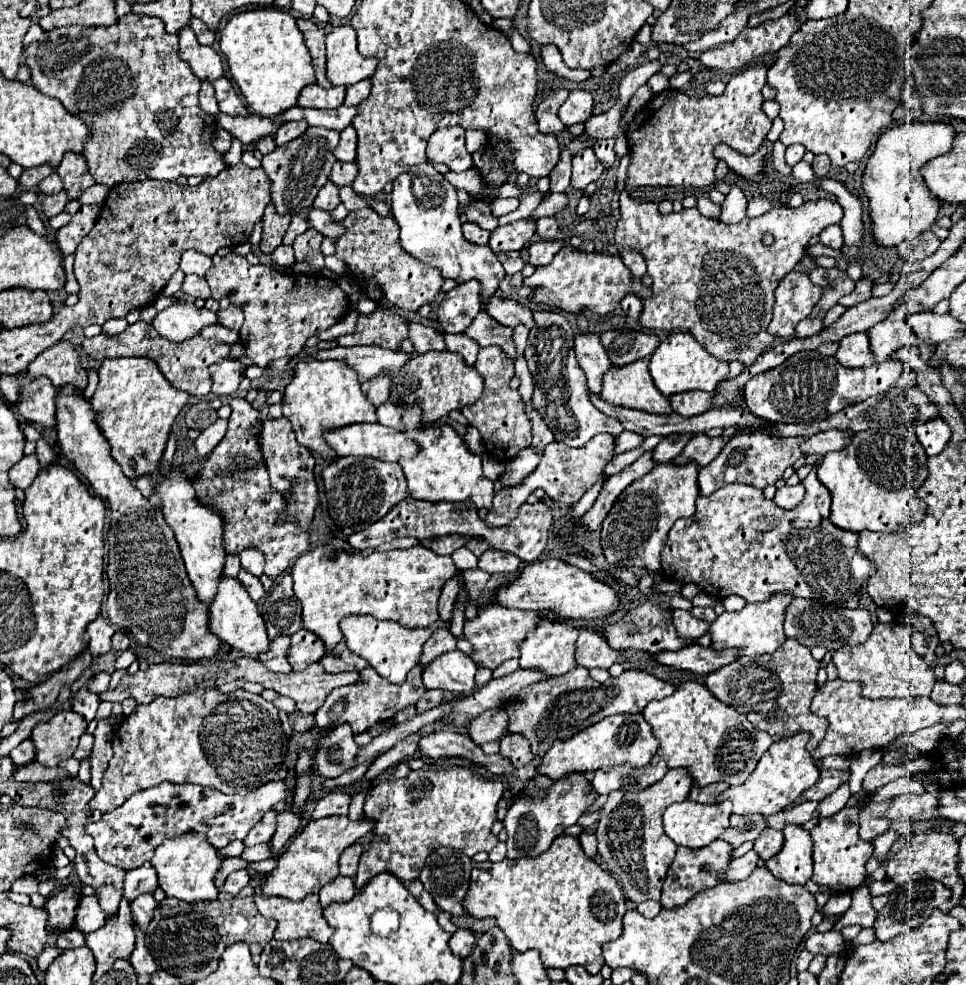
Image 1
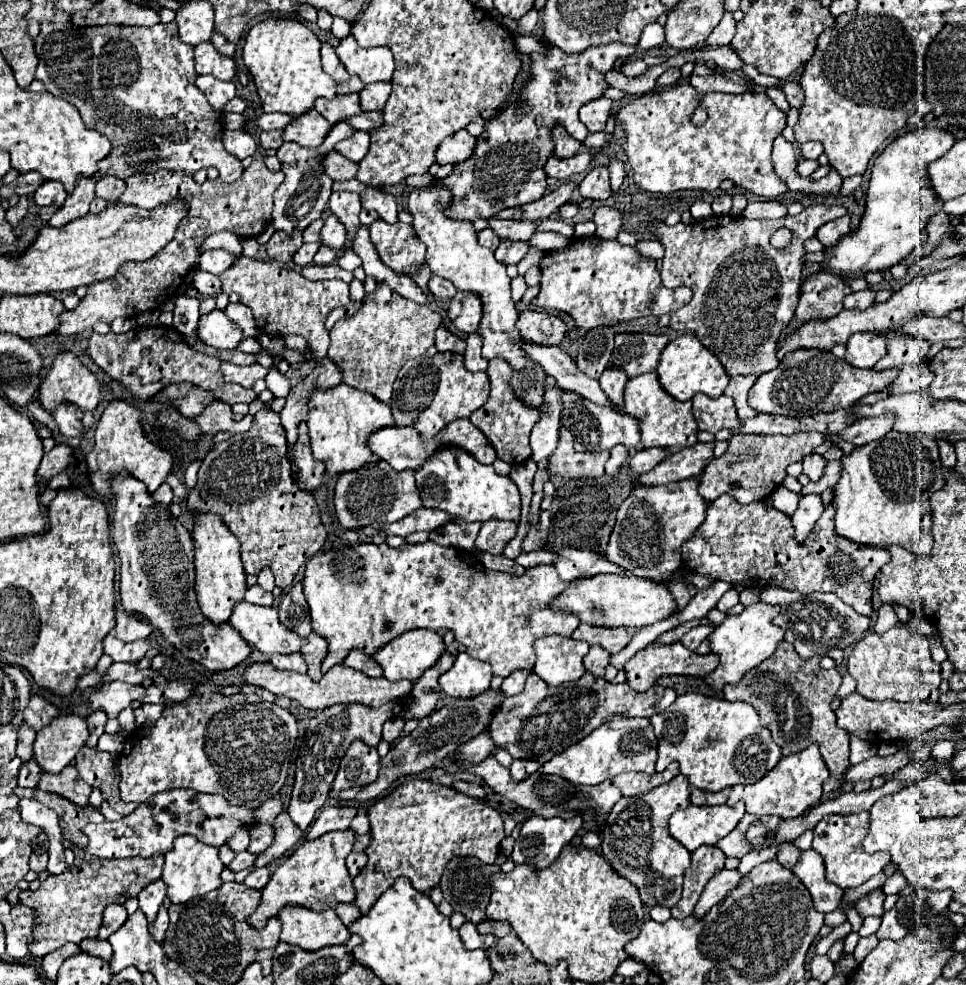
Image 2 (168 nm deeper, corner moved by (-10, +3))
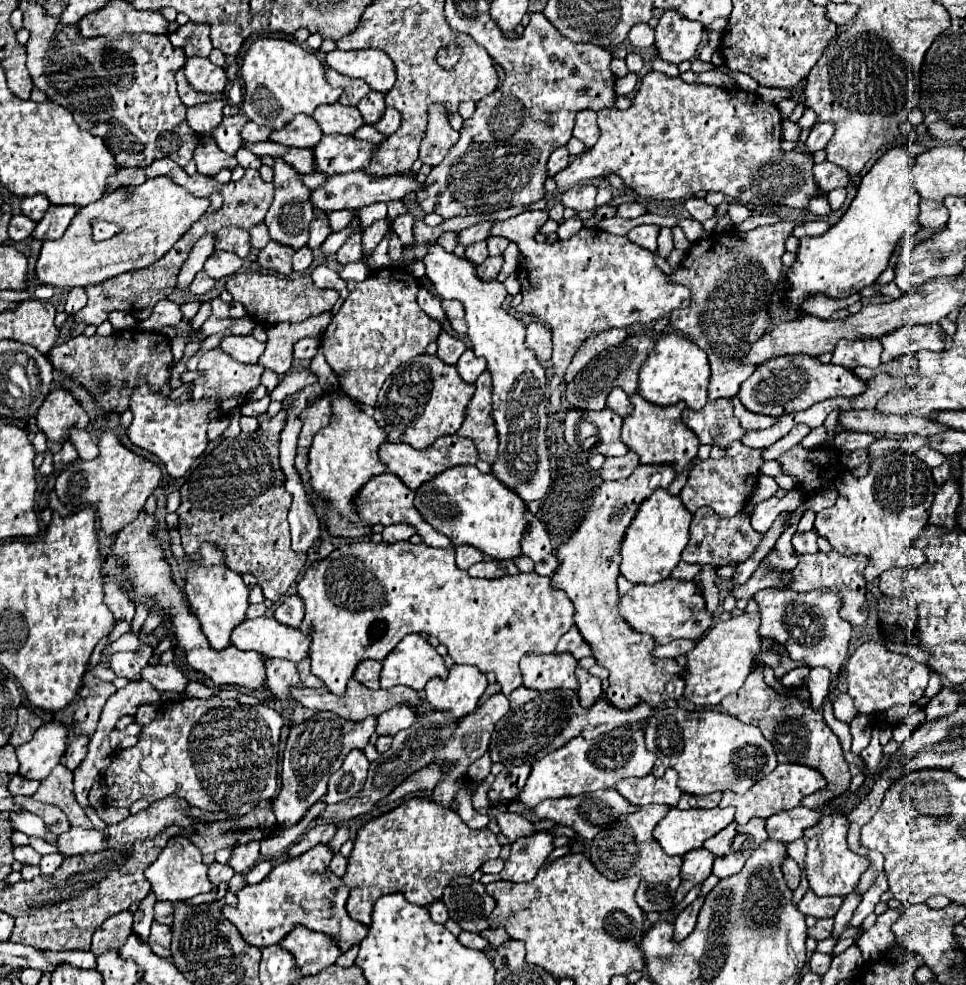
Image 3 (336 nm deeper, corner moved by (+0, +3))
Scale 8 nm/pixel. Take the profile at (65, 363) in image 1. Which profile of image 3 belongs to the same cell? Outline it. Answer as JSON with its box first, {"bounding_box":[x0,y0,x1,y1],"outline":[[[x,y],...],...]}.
{"bounding_box":[36,385,88,441],"outline":[[[56,385],[36,413],[36,425],[44,431],[50,441],[64,441],[66,427],[88,425],[88,415],[70,391]]]}

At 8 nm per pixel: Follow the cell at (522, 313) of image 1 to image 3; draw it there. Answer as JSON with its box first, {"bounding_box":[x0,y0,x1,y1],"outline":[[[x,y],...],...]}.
{"bounding_box":[526,323,552,361],"outline":[[[526,323],[526,347],[534,351],[538,361],[548,361],[552,355],[552,333],[542,323]]]}

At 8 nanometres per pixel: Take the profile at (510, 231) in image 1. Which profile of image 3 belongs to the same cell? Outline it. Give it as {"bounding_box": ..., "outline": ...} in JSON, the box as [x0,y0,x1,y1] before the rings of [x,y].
{"bounding_box":[476,255,504,279],"outline":[[[502,255],[488,257],[488,259],[476,269],[476,273],[478,273],[478,277],[482,277],[482,279],[496,279],[496,275],[498,275],[500,269],[502,269],[502,263],[504,263],[504,257],[502,257]]]}

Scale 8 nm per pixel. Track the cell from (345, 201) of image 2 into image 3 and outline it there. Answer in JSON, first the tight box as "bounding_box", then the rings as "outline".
{"bounding_box":[336,217,362,265],"outline":[[[352,217],[350,221],[350,227],[352,227],[352,233],[350,237],[346,239],[346,243],[338,249],[336,257],[342,265],[346,263],[354,263],[354,261],[360,261],[362,259],[362,247],[360,247],[360,229],[358,229],[358,217]]]}

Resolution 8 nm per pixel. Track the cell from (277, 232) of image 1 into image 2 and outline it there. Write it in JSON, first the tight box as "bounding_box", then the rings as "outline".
{"bounding_box":[266,231,304,263],"outline":[[[276,231],[274,237],[266,243],[266,253],[270,259],[274,261],[280,261],[280,263],[290,263],[294,253],[300,249],[300,245],[304,245],[304,239],[302,239],[302,233],[296,233],[292,237],[288,237],[286,233],[280,233]]]}

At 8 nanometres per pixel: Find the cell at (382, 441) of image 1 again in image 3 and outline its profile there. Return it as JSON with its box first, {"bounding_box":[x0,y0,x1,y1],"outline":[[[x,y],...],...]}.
{"bounding_box":[378,433,480,489],"outline":[[[458,433],[446,435],[446,437],[438,437],[438,441],[434,441],[426,449],[414,449],[414,447],[410,447],[406,443],[384,441],[380,445],[380,449],[378,449],[378,457],[388,467],[388,471],[398,475],[410,489],[418,489],[418,485],[422,485],[424,481],[428,481],[436,473],[442,473],[448,467],[454,467],[454,465],[476,465],[478,459],[480,459],[478,453],[476,453],[476,445],[470,439],[466,439],[466,437],[458,435]]]}

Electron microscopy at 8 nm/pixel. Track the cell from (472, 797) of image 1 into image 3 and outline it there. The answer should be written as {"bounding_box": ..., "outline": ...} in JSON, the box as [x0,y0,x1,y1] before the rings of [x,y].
{"bounding_box":[342,797,500,925],"outline":[[[426,797],[406,799],[392,811],[370,819],[358,829],[354,849],[348,857],[348,871],[342,877],[342,881],[350,889],[346,911],[352,919],[364,925],[370,925],[370,913],[372,913],[374,901],[380,895],[392,893],[392,891],[402,891],[410,903],[426,907],[432,901],[442,897],[442,889],[446,887],[450,877],[472,875],[482,863],[486,863],[488,859],[496,859],[498,853],[500,853],[500,843],[496,841],[496,835],[488,827],[470,829],[454,809],[442,807],[440,803],[432,799],[426,799]]]}

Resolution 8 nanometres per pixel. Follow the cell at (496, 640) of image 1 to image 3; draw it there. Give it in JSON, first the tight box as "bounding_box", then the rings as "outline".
{"bounding_box":[298,541,574,695],"outline":[[[358,541],[342,545],[326,559],[314,561],[304,571],[298,581],[298,595],[306,607],[300,631],[312,639],[312,673],[336,695],[344,693],[358,661],[382,661],[408,633],[438,637],[438,641],[448,647],[448,653],[456,663],[470,663],[484,673],[494,673],[502,693],[510,695],[522,685],[518,667],[522,655],[530,651],[552,653],[558,639],[574,625],[572,601],[562,589],[552,587],[548,577],[540,577],[536,571],[530,571],[502,579],[476,579],[456,565],[454,549],[436,549],[426,543],[412,545],[410,541],[398,541],[392,545]]]}

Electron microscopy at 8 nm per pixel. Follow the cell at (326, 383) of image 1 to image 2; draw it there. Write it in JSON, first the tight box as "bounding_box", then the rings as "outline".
{"bounding_box":[308,383,394,483],"outline":[[[340,383],[338,387],[332,387],[328,391],[314,391],[308,407],[310,407],[308,411],[310,445],[314,459],[326,465],[324,483],[328,483],[332,477],[338,477],[340,473],[348,473],[368,463],[380,461],[374,453],[370,453],[368,437],[376,429],[394,425],[394,417],[386,403],[380,403],[366,391],[358,391],[354,387],[348,387],[346,383]]]}

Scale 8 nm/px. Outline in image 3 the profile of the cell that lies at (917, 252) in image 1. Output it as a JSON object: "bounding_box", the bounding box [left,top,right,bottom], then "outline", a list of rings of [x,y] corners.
{"bounding_box":[920,201,948,229],"outline":[[[922,201],[920,203],[920,225],[928,229],[944,229],[948,211],[942,201]]]}

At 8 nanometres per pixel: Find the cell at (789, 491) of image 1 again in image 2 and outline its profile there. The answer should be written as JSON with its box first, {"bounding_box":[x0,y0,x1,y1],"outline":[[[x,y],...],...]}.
{"bounding_box":[792,495,824,541],"outline":[[[806,495],[800,499],[800,505],[792,517],[792,525],[796,531],[796,541],[804,541],[816,521],[820,519],[820,513],[824,511],[820,495]]]}

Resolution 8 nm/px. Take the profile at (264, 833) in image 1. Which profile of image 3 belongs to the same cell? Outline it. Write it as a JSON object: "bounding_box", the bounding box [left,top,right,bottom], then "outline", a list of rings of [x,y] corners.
{"bounding_box":[228,841,260,873],"outline":[[[248,841],[232,849],[228,865],[232,865],[232,869],[238,873],[246,873],[258,861],[258,857],[260,857],[260,841]]]}

